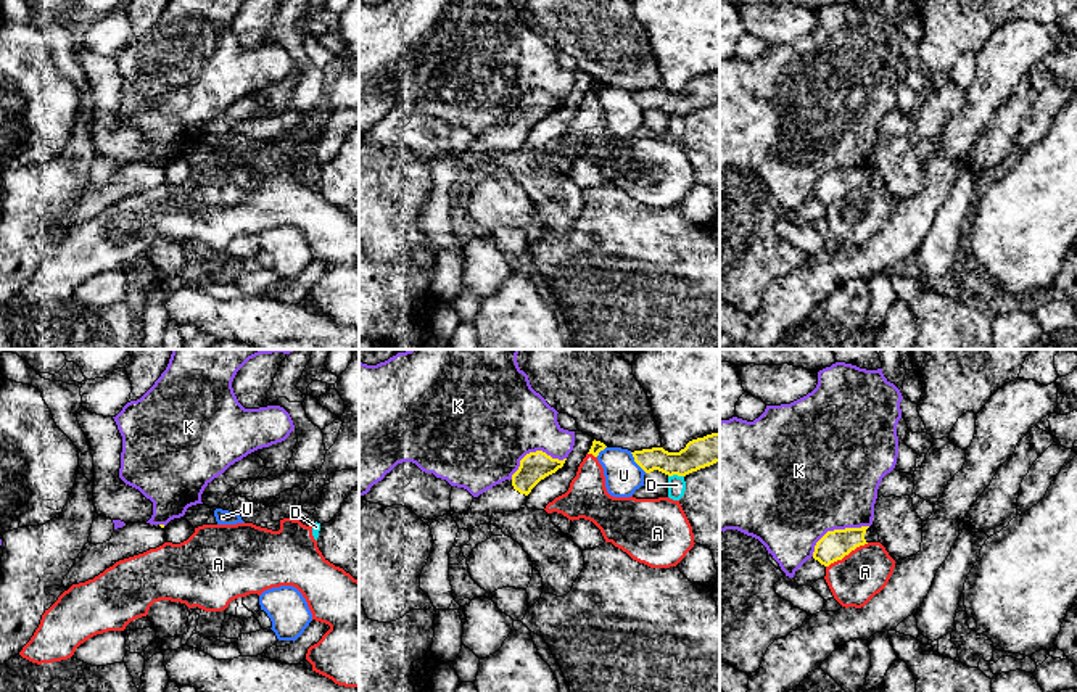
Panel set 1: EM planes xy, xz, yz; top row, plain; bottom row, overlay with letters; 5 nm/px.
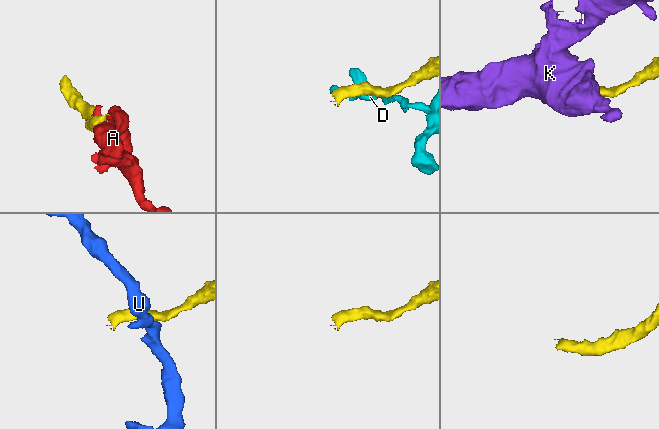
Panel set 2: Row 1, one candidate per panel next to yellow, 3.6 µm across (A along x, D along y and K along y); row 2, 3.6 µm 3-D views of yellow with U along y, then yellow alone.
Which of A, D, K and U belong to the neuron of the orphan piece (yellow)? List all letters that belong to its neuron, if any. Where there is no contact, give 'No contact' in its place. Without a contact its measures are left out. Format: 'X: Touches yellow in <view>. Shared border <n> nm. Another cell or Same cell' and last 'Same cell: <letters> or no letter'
A: Touches yellow in yz. Shared border 240 nm. Another cell
D: Touches yellow in xz. Shared border 80 nm. Another cell
K: Touches yellow in yz. Shared border 320 nm. Another cell
U: Touches yellow in xz. Shared border 130 nm. Another cell
Same cell: no letter

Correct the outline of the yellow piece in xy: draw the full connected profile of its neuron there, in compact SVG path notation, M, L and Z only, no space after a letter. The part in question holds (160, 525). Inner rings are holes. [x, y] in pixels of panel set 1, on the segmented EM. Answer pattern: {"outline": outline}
{"outline": "M129 523L114 529L103 544L87 542L72 568L63 579L63 587L93 579L116 562L143 554L163 546L166 541L164 525Z"}

